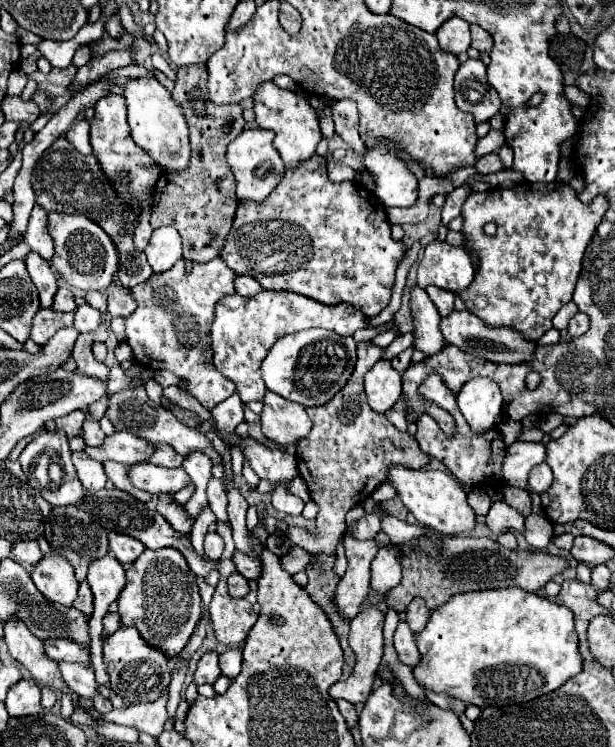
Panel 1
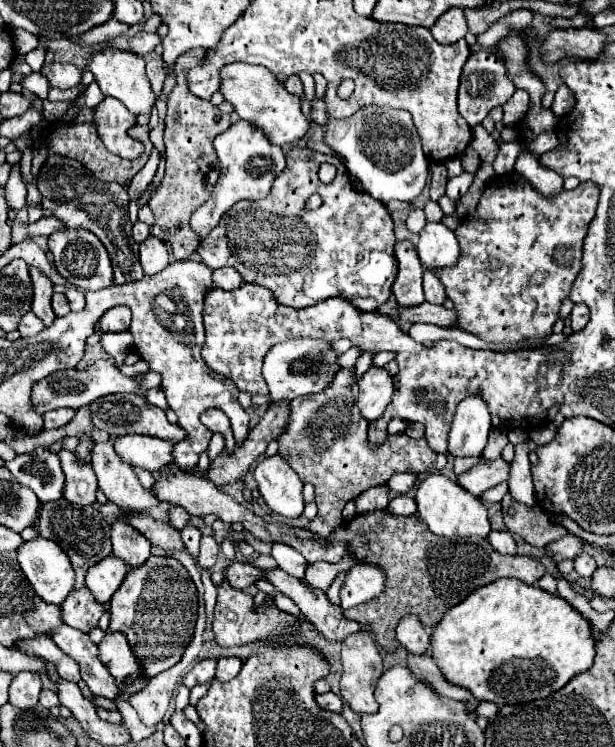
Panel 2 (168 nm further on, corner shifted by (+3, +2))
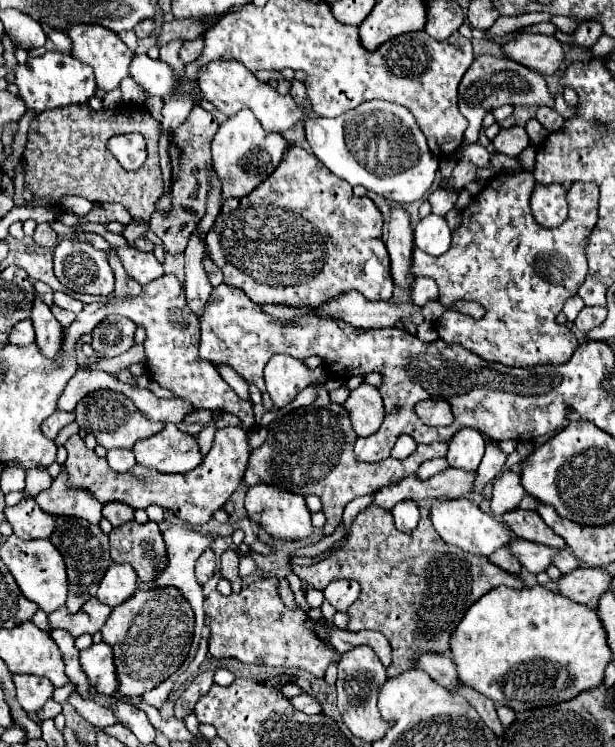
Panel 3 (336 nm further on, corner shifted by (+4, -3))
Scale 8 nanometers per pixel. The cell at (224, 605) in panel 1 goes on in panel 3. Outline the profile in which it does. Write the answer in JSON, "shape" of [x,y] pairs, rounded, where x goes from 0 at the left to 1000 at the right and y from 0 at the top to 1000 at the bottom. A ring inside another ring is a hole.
{"shape":[[[428,772],[405,783],[392,794],[359,797],[346,791],[333,802],[333,821],[343,826],[340,877],[350,882],[382,880],[395,888],[431,888],[502,896],[512,906],[525,906],[538,885],[551,885],[551,874],[541,874],[506,845],[496,842],[496,818],[467,815],[450,794],[450,772]]]}

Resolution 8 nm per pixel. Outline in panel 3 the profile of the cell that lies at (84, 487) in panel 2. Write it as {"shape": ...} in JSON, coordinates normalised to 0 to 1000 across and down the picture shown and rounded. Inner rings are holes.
{"shape":[[[99,631],[93,641],[86,641],[80,657],[70,657],[57,665],[63,679],[83,689],[109,689],[132,692],[145,700],[164,697],[164,673],[148,665],[145,657],[128,657],[109,647],[109,631]]]}

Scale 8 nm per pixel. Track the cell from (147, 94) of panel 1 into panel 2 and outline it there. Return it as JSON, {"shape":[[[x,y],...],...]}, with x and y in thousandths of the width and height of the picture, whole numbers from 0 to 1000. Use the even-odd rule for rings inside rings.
{"shape":[[[176,62],[176,64],[166,64],[163,70],[150,72],[143,78],[143,83],[140,83],[140,91],[156,102],[156,110],[159,110],[159,115],[163,115],[163,120],[166,120],[169,129],[192,131],[221,155],[224,153],[244,153],[247,150],[250,123],[247,123],[244,110],[237,104],[234,80],[228,80],[228,75],[221,75],[218,70]]]}

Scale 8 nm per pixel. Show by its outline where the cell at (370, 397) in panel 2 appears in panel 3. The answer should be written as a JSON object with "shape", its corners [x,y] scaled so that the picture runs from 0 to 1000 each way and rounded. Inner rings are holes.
{"shape":[[[587,513],[574,521],[558,545],[567,550],[574,574],[584,585],[610,580],[623,566],[623,531],[616,521],[600,513]]]}

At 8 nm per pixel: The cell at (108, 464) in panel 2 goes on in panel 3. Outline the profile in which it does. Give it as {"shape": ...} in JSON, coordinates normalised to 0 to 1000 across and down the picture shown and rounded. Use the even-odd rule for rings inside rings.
{"shape":[[[171,673],[167,676],[167,692],[177,695],[184,705],[193,705],[193,703],[213,697],[216,687],[220,687],[220,681],[207,679],[207,673]]]}

